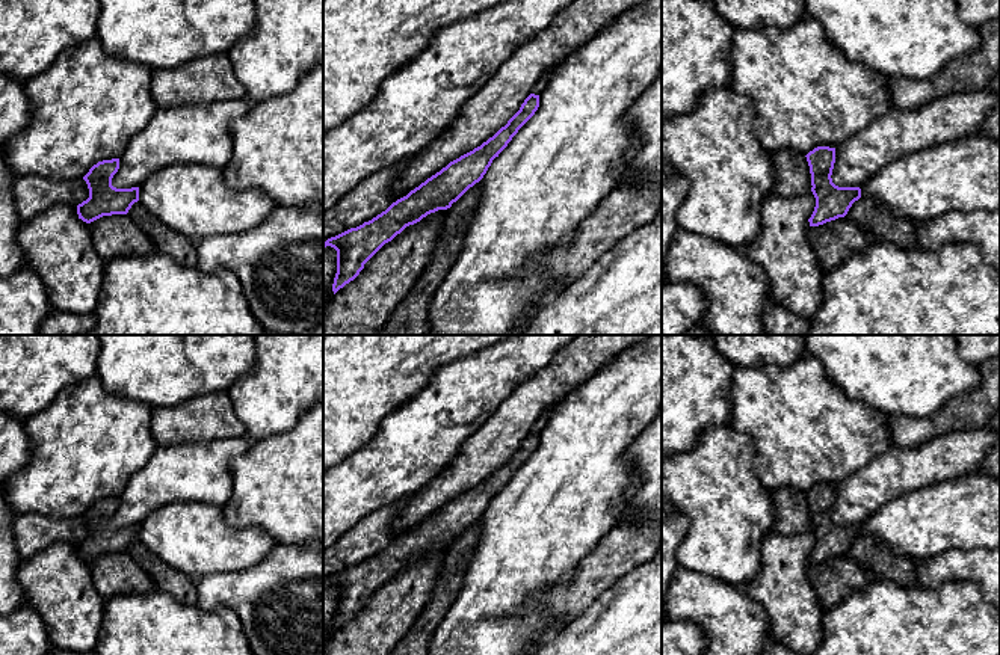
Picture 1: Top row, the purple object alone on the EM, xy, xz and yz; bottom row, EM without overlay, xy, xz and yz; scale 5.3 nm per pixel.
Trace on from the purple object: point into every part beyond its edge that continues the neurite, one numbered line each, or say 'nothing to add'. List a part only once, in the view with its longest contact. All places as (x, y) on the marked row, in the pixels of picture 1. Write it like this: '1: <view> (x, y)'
nothing to add

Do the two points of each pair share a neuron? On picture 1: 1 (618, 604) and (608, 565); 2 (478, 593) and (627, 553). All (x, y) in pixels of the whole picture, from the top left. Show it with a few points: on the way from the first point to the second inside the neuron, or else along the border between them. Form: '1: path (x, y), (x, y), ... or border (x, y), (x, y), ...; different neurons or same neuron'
1: border (642, 563), (621, 575), (586, 607); different neurons
2: border (601, 539), (567, 583), (550, 587); different neurons

